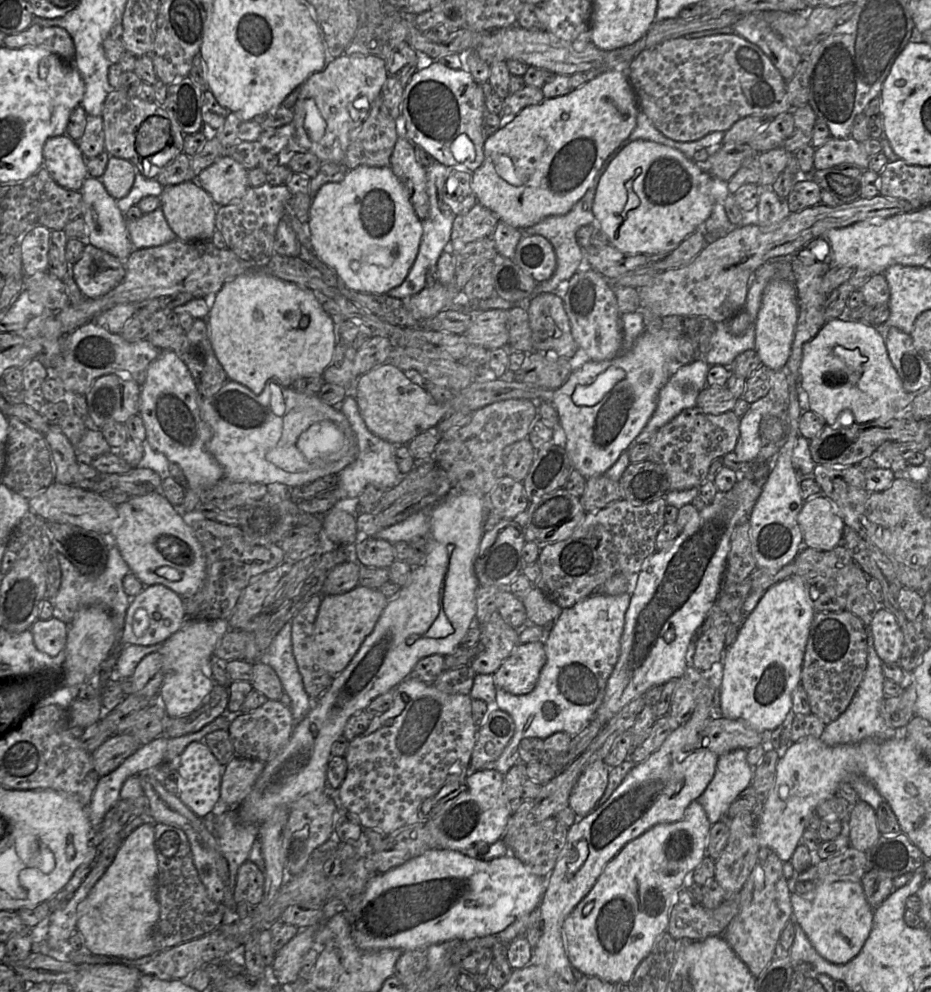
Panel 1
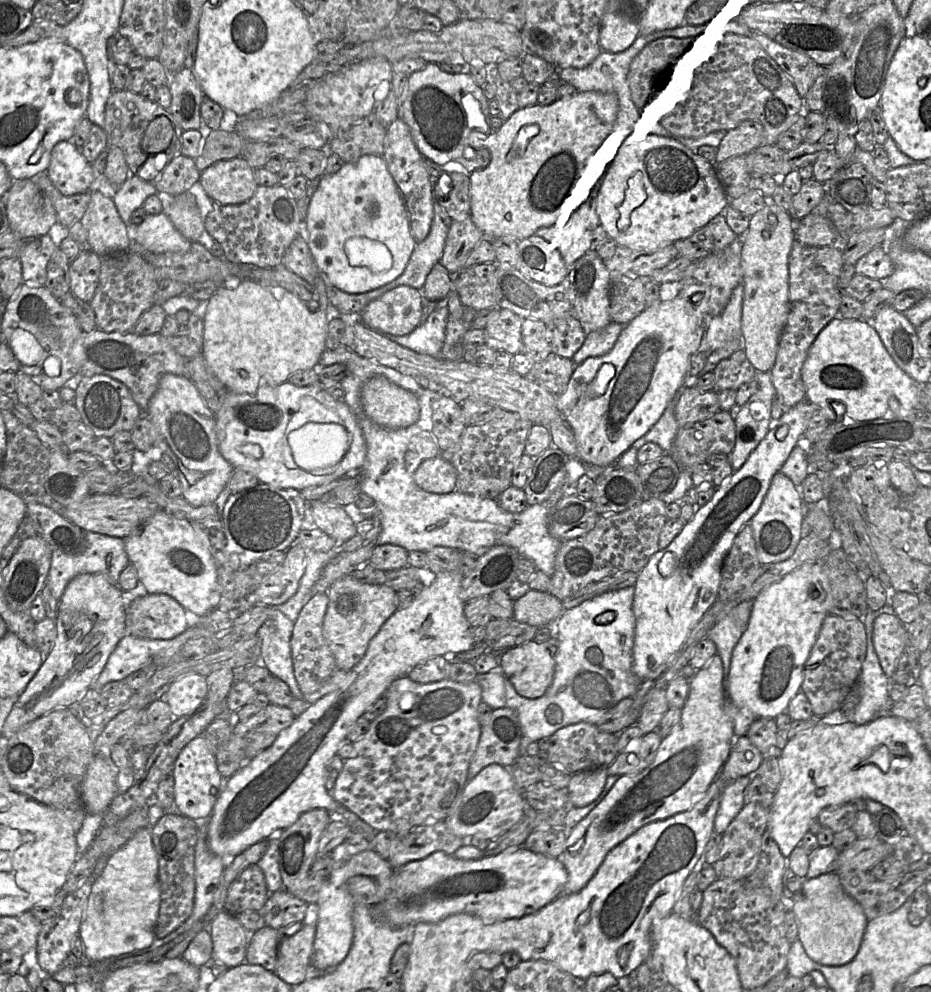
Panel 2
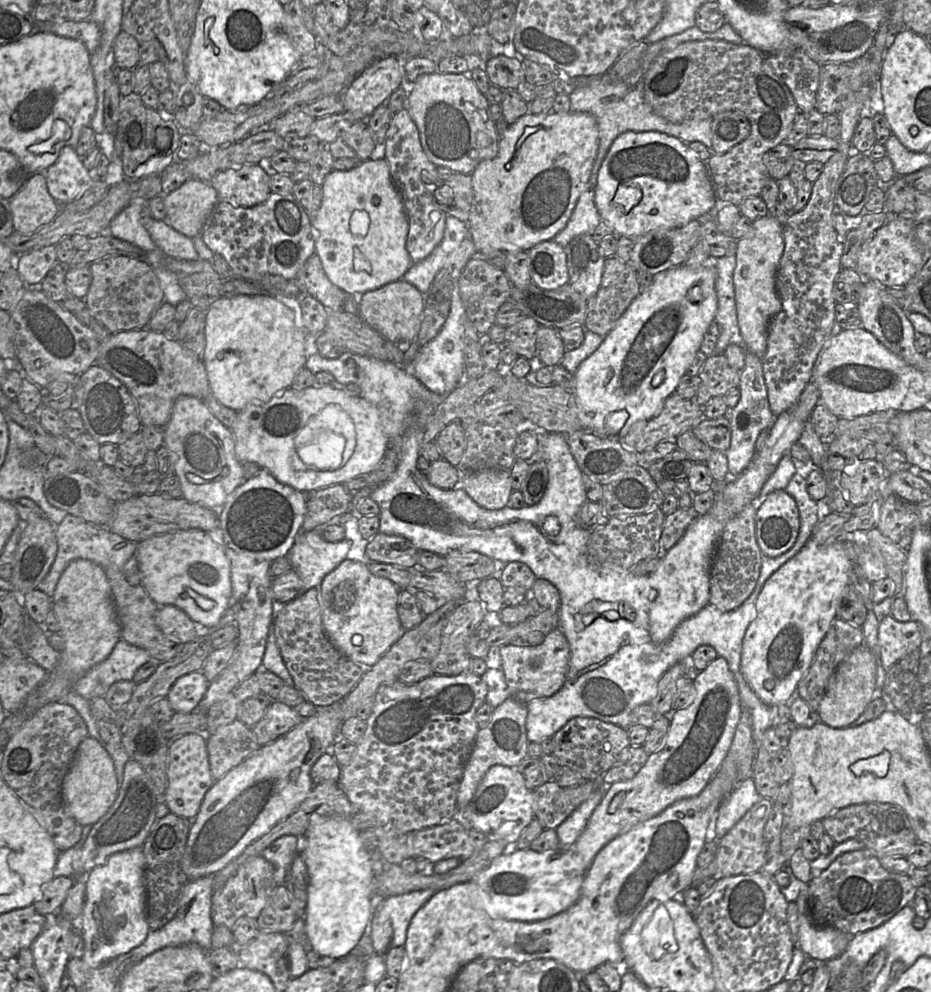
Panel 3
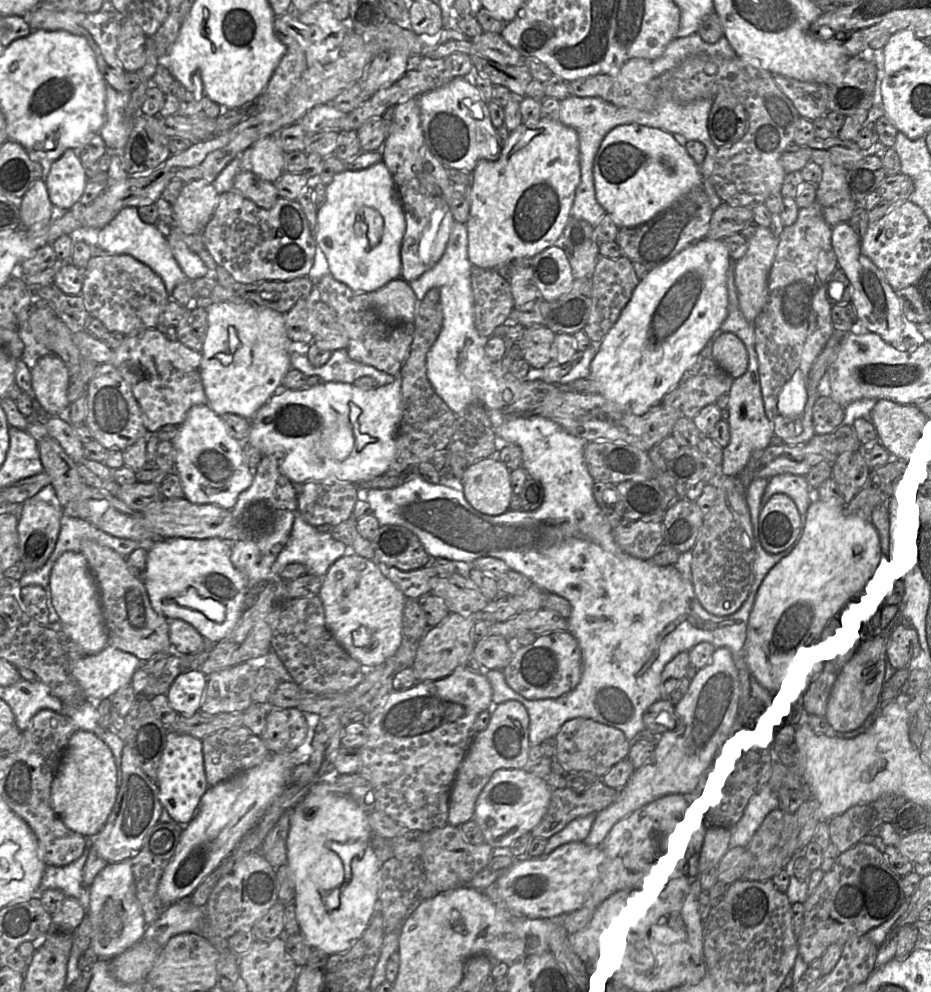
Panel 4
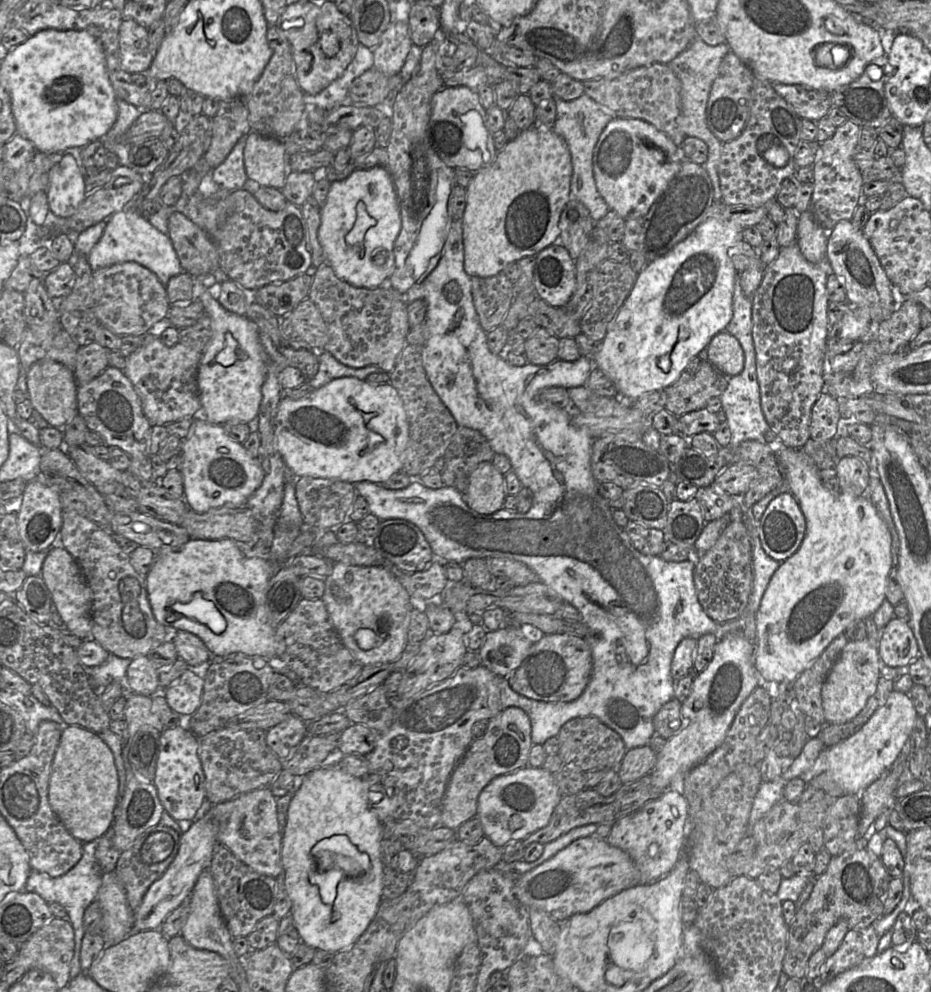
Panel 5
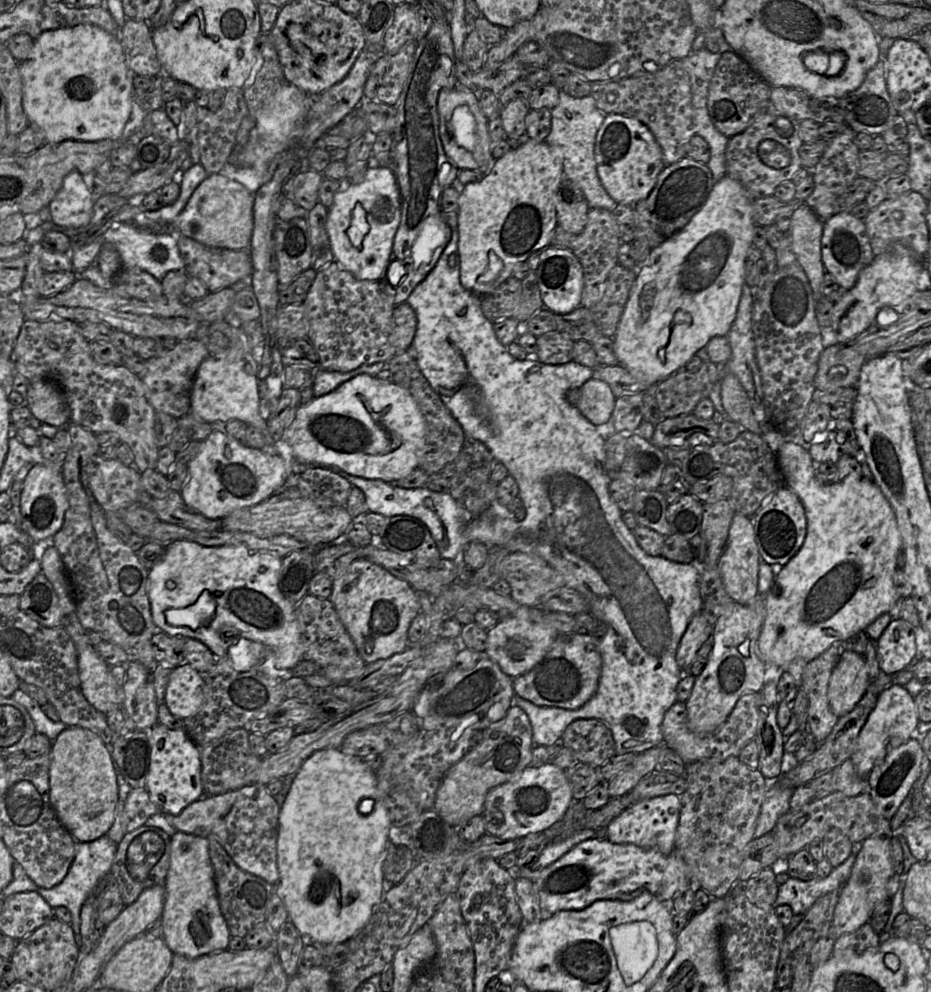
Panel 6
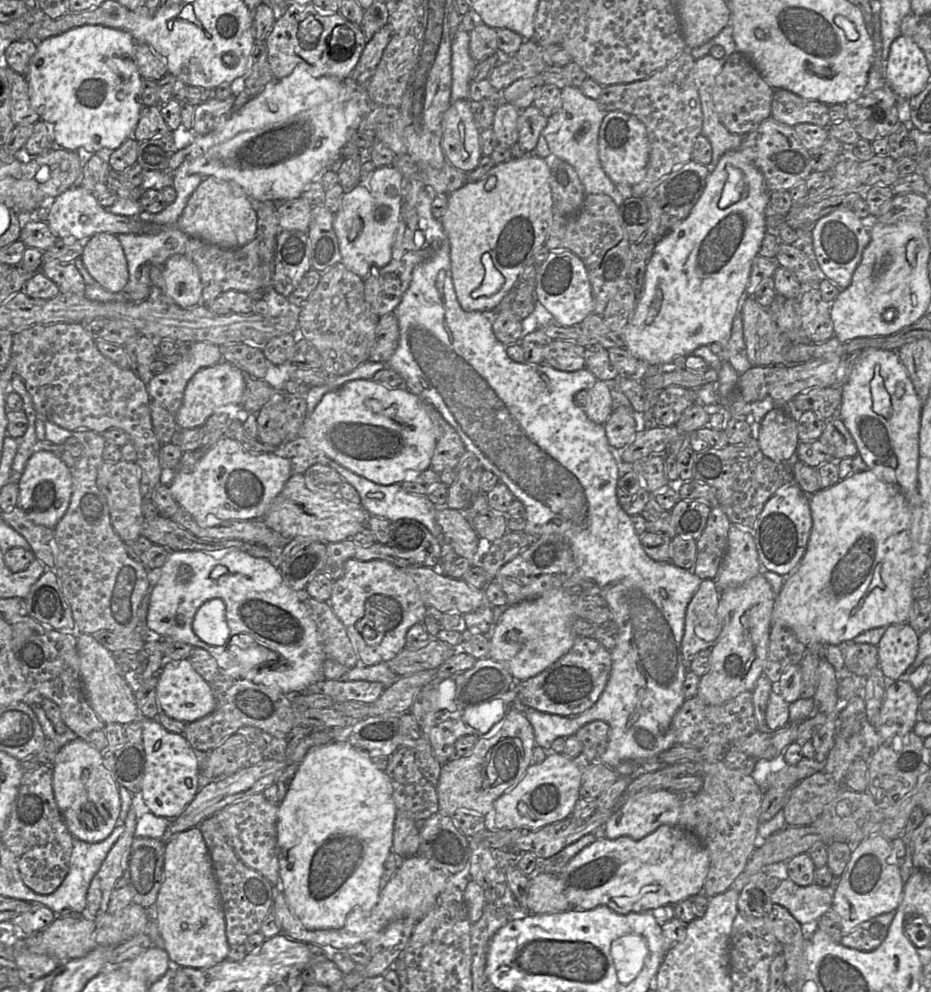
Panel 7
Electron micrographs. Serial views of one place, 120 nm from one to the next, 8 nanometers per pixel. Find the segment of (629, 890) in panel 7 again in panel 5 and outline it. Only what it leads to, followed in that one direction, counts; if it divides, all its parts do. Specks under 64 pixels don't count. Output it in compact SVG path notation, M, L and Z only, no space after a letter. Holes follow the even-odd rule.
M588 836L573 841L549 860L525 873L515 881L515 893L526 908L542 910L556 921L566 922L573 915L588 913L608 898L638 884L638 870L626 852L598 836Z

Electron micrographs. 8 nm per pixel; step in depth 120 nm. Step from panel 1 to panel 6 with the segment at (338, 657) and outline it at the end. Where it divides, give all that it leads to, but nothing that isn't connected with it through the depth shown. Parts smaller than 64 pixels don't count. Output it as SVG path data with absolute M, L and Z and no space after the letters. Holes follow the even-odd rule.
M368 559L354 560L344 573L333 579L329 600L366 664L401 653L410 645L408 629L412 620L420 613L418 595L409 583L395 577L380 565Z

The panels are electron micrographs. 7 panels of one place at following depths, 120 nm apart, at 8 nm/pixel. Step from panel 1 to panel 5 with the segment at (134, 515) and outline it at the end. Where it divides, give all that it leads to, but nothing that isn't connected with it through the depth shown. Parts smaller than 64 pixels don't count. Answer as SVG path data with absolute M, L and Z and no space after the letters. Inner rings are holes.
M228 538L219 540L190 539L177 548L161 549L155 551L156 561L146 576L146 587L152 612L156 620L164 626L170 626L177 630L185 630L198 636L207 646L213 656L227 657L230 654L243 653L248 657L259 656L267 663L274 657L280 657L280 641L274 628L269 622L268 591L270 580L276 572L279 564L269 558L247 557L243 554L236 541Z

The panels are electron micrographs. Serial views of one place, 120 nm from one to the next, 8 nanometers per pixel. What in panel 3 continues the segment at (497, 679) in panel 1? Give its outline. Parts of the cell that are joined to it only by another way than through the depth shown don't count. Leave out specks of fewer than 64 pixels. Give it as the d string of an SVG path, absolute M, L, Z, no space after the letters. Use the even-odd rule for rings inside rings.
M556 627L545 635L543 642L536 646L517 646L507 644L499 648L500 651L500 669L505 676L505 682L511 692L511 697L527 703L532 699L549 697L555 694L563 686L568 670L568 661L570 656L569 644L565 635L559 627Z

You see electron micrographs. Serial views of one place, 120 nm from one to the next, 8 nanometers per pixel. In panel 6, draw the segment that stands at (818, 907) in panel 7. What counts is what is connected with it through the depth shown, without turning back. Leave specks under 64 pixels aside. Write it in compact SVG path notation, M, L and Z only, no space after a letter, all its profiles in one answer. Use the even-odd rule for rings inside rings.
M862 843L853 844L851 855L840 866L833 868L826 878L816 877L803 881L790 877L779 886L775 906L786 904L791 907L794 915L805 915L820 897L841 889L851 874L861 845Z

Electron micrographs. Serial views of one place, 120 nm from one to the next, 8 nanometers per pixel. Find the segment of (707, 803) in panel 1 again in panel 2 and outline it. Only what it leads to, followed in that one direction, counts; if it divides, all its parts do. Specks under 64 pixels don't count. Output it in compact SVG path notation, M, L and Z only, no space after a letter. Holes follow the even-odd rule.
M744 776L728 783L723 788L714 820L715 831L723 834L733 818L745 805L744 792L749 782L750 776Z

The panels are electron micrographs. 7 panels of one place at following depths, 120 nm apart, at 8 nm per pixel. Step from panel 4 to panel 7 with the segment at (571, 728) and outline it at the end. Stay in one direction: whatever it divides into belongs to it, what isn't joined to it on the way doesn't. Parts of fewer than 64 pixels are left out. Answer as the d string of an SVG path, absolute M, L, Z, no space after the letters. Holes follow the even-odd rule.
M600 720L585 724L577 732L576 736L583 745L582 761L584 764L600 762L609 742L610 726Z

